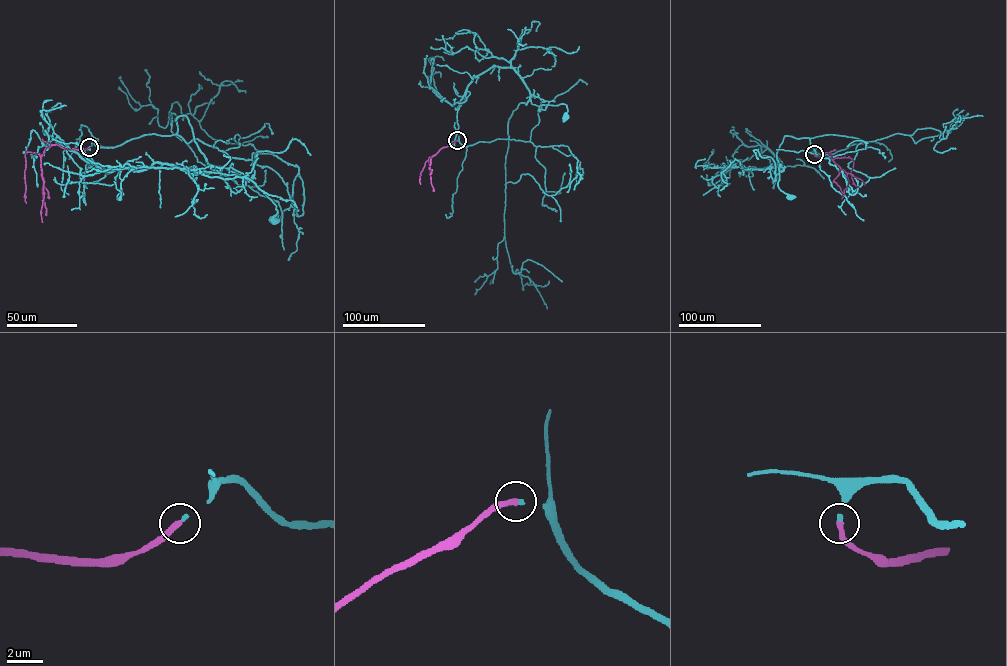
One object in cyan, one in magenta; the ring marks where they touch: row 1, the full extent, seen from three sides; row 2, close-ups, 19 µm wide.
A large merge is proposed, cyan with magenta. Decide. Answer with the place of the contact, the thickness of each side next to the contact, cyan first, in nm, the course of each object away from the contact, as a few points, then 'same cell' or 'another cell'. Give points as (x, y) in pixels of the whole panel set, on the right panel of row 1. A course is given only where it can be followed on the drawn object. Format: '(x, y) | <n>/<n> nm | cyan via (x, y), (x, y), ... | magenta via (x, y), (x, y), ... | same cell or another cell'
(814, 154) | 180/340 nm | cyan via (814, 154), (820, 154), (808, 138), (783, 138), (772, 168), (780, 166), (778, 187), (791, 197) | magenta via (814, 154), (828, 153), (832, 159), (850, 157), (853, 163), (850, 174), (858, 187) | same cell

